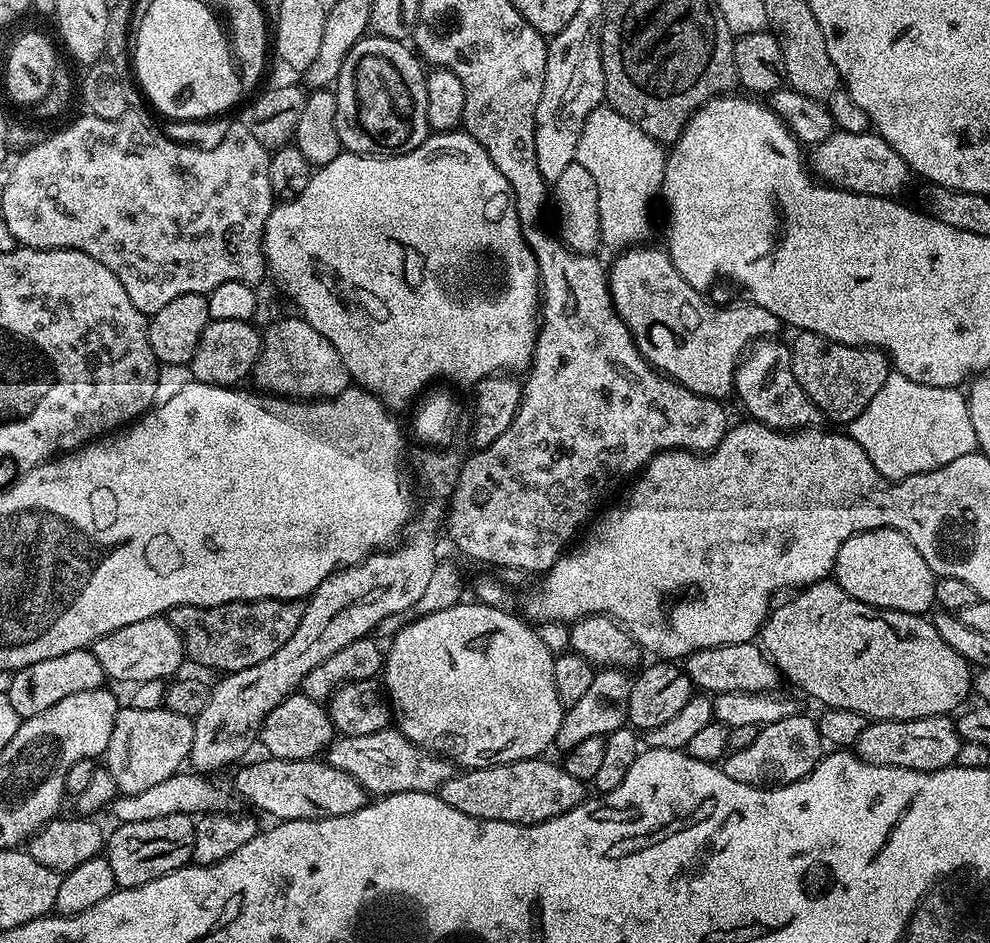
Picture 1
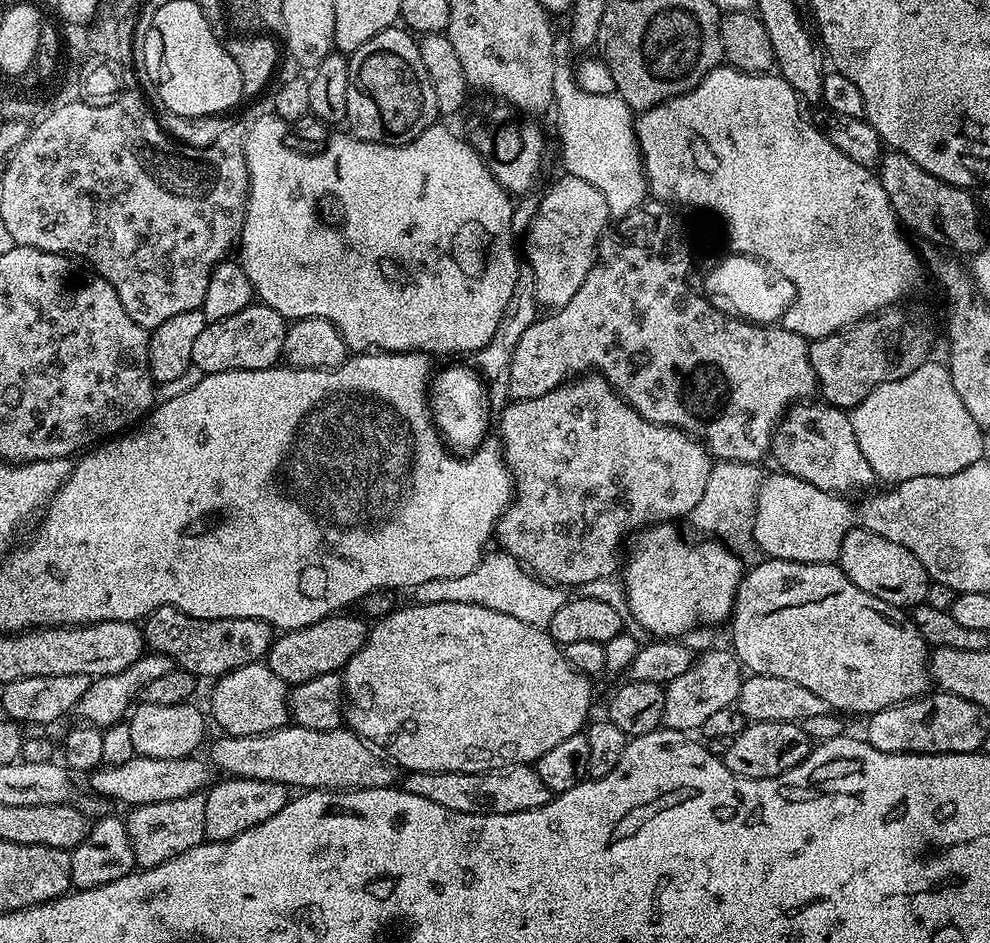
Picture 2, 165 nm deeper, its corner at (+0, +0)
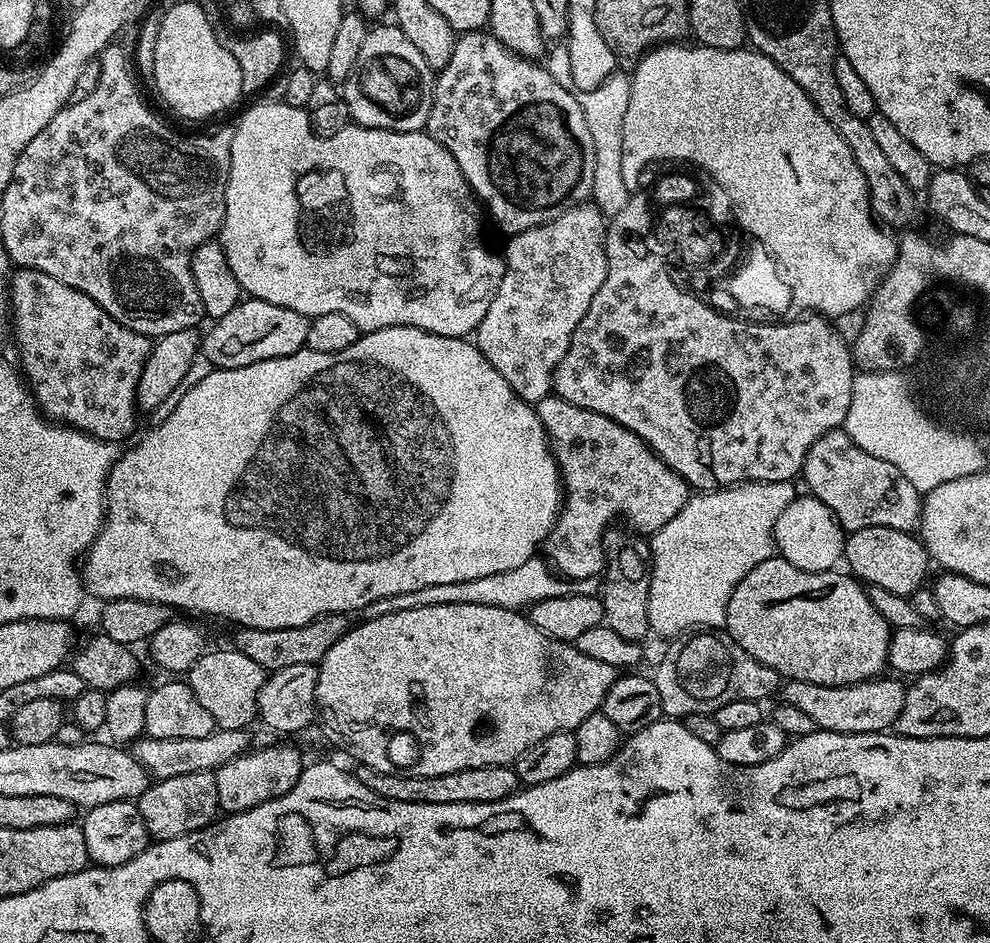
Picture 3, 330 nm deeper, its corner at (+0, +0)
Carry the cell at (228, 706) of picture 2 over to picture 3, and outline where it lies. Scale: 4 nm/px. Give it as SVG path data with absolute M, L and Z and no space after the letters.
M232 646L220 648L217 652L205 650L186 673L186 682L190 690L194 690L194 698L198 698L210 718L214 718L217 729L226 730L247 729L248 723L257 719L258 696L265 679L266 669Z

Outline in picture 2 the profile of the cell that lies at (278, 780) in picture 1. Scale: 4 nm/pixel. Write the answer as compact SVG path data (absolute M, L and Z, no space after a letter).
M135 755L130 762L101 766L92 772L91 791L112 802L121 800L127 806L174 802L174 798L186 798L195 792L204 792L209 787L209 765L203 759L196 759L200 758L195 755L186 758L146 758Z

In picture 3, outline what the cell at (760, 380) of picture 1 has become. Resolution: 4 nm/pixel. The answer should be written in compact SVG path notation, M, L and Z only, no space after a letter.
M843 430L827 432L810 446L806 454L806 462L802 473L802 480L808 483L807 491L822 501L828 507L836 521L845 533L857 532L870 526L886 526L894 530L912 532L920 523L922 515L922 494L914 486L910 486L903 471L896 468L888 460L875 456L875 451L856 443L853 437Z

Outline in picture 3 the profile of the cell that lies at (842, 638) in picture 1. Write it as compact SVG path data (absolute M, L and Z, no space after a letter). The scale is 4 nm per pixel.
M775 554L737 582L726 610L723 627L758 662L770 666L785 681L805 680L822 686L861 684L885 671L893 629L874 610L868 588L844 570L807 572Z

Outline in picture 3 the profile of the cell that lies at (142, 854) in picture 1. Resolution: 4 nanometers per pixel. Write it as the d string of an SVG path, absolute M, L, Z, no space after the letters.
M195 772L178 774L174 778L165 780L157 779L149 783L148 789L139 796L138 807L142 814L142 822L146 822L146 830L153 841L178 838L186 835L187 832L207 828L217 819L216 777L212 772Z

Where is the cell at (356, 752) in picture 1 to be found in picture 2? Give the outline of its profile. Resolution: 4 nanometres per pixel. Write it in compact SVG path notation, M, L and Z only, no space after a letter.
M285 726L257 736L224 734L219 738L221 740L213 742L207 759L213 769L221 768L224 771L221 773L229 777L278 782L287 784L292 790L391 788L398 780L397 765L378 754L373 745L361 740L355 732L344 726L334 730Z

